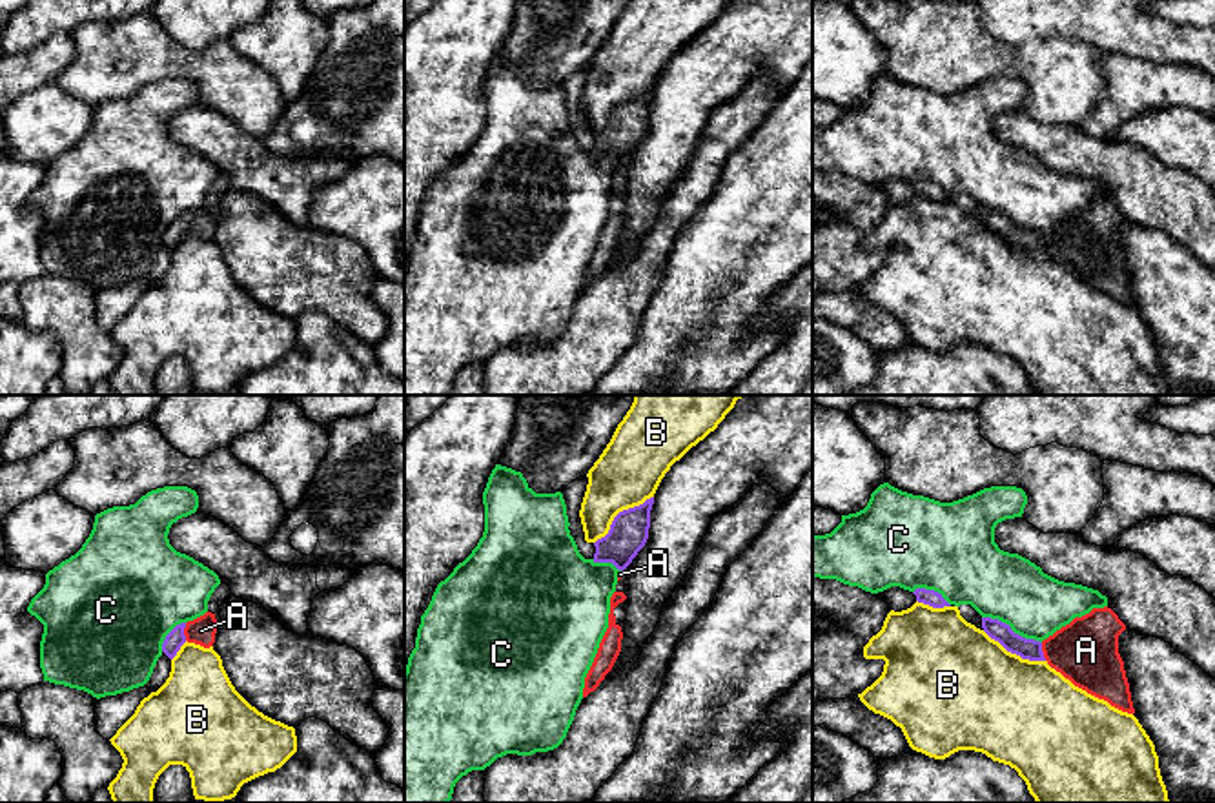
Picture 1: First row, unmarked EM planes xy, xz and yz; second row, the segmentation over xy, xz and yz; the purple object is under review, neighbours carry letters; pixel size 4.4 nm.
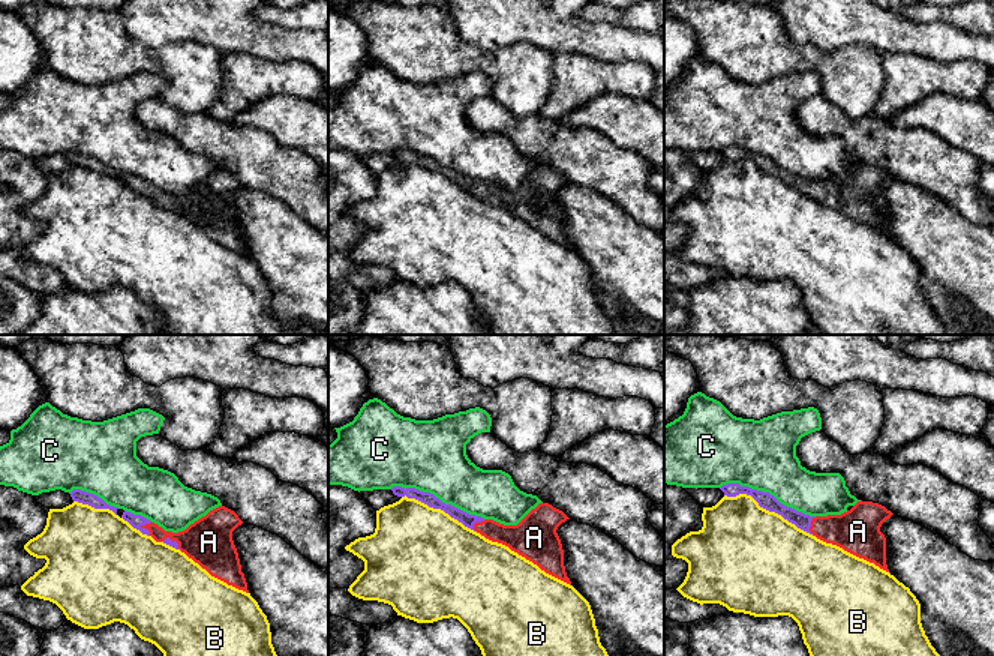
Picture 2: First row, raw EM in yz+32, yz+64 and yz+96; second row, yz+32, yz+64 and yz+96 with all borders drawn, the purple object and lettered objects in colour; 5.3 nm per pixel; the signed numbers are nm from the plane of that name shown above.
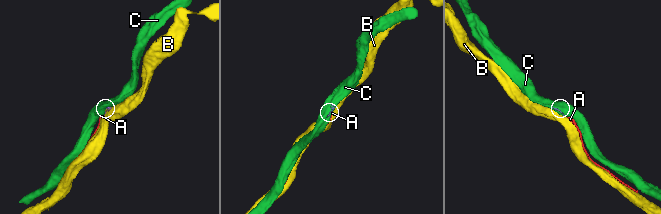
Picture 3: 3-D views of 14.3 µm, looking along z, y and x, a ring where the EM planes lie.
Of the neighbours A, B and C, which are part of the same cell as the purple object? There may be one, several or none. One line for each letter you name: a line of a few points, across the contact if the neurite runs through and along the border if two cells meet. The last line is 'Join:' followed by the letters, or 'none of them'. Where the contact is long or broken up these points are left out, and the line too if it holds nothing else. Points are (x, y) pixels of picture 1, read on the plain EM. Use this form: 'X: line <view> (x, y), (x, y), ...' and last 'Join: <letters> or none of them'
Join: A

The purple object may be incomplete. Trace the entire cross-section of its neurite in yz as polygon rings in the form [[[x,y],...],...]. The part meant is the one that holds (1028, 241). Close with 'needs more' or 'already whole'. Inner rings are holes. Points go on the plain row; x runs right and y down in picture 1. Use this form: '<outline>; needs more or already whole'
[[[1093,200],[1042,235],[1026,231],[1009,217],[991,209],[982,209],[982,220],[1007,244],[1029,253],[1046,253],[1075,279],[1122,304],[1135,306],[1124,253],[1118,246],[1118,228],[1126,217],[1111,200]]]; needs more

